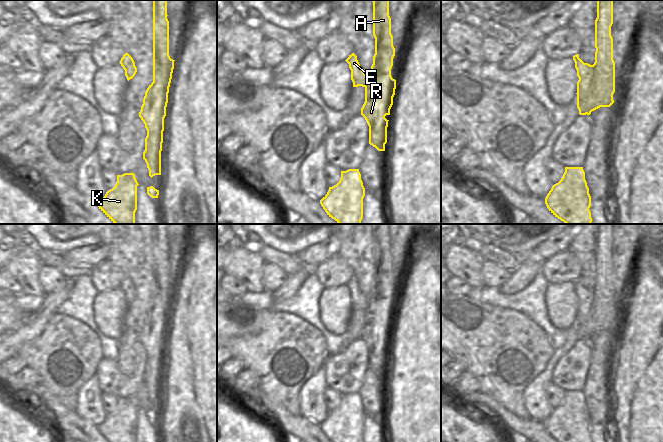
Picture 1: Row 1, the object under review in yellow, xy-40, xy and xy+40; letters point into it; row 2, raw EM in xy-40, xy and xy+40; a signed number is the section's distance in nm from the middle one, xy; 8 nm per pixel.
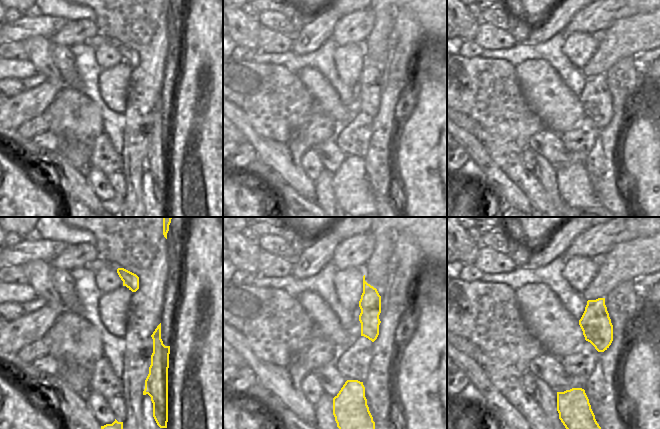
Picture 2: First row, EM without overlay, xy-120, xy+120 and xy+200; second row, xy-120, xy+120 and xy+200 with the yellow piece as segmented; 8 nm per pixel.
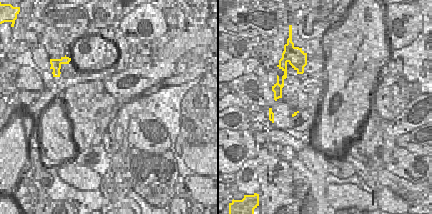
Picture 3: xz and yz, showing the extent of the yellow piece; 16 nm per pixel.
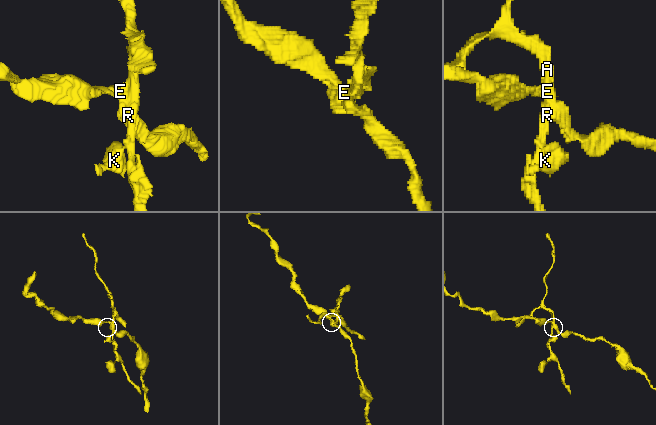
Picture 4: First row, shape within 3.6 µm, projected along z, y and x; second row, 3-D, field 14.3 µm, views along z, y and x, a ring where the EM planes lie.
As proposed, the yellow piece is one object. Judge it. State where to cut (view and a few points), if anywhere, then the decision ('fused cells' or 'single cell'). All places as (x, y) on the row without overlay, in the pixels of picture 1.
xy+40 (593, 288), (593, 307), (589, 318), (581, 326), (580, 338) | fused cells

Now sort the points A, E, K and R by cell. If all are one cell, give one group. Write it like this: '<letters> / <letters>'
A K R / E

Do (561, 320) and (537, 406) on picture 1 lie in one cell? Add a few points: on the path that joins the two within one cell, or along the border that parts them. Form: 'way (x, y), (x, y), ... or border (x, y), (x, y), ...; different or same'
border (576, 318), (566, 330); different

